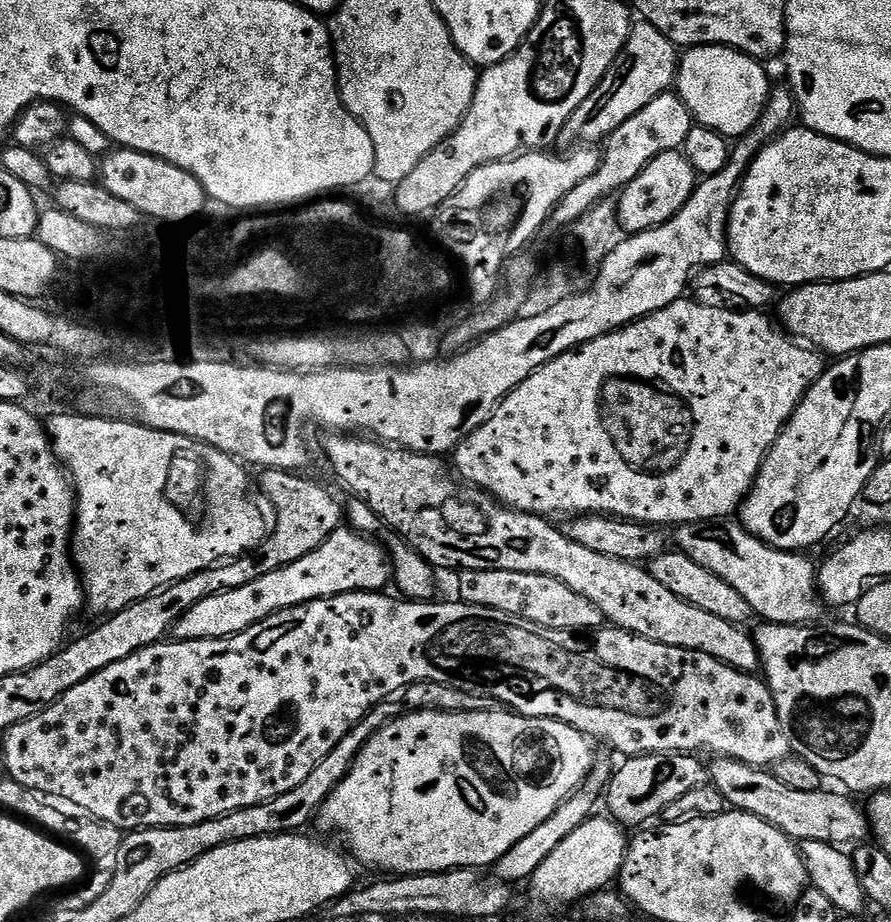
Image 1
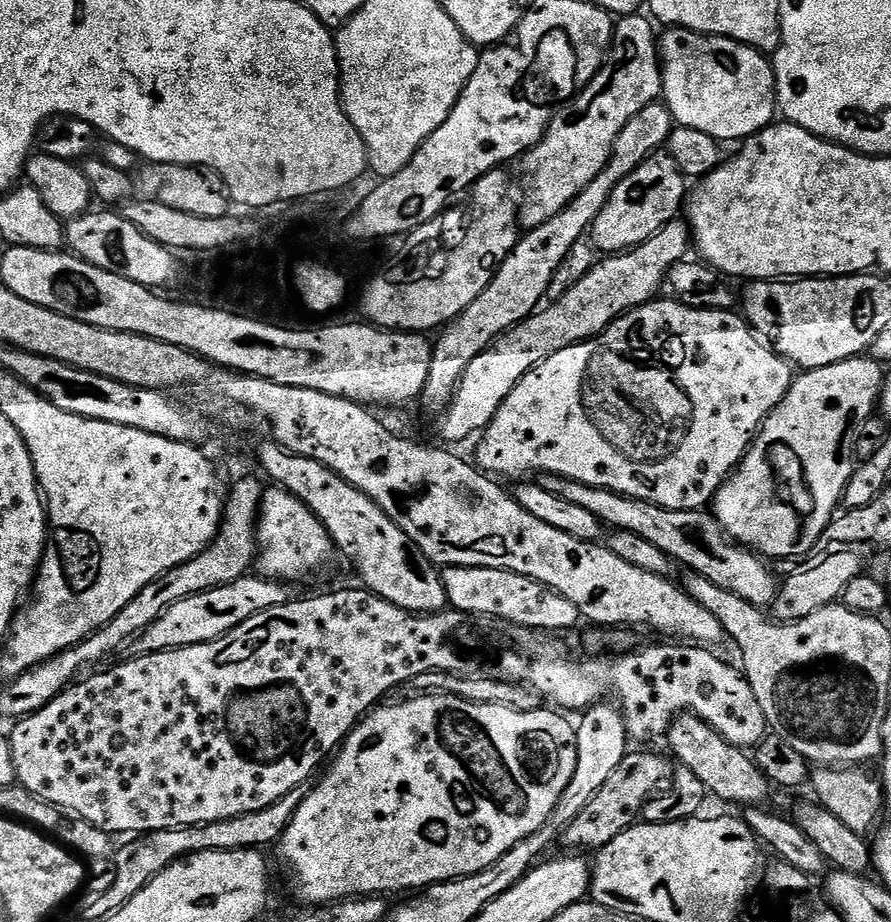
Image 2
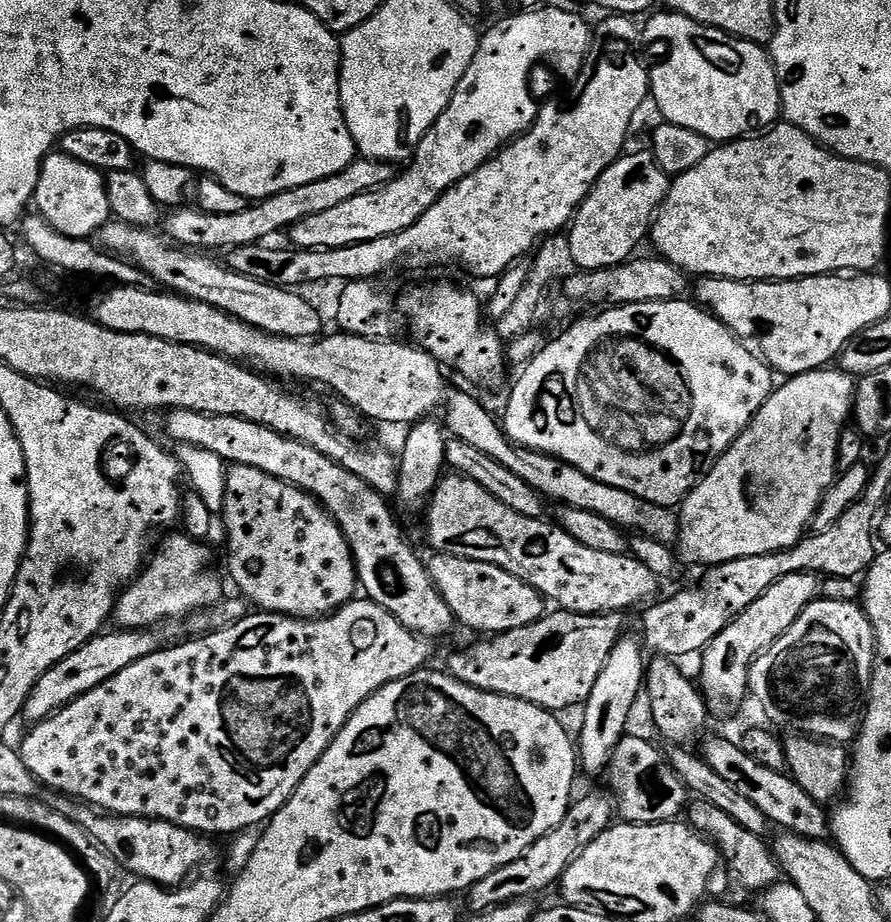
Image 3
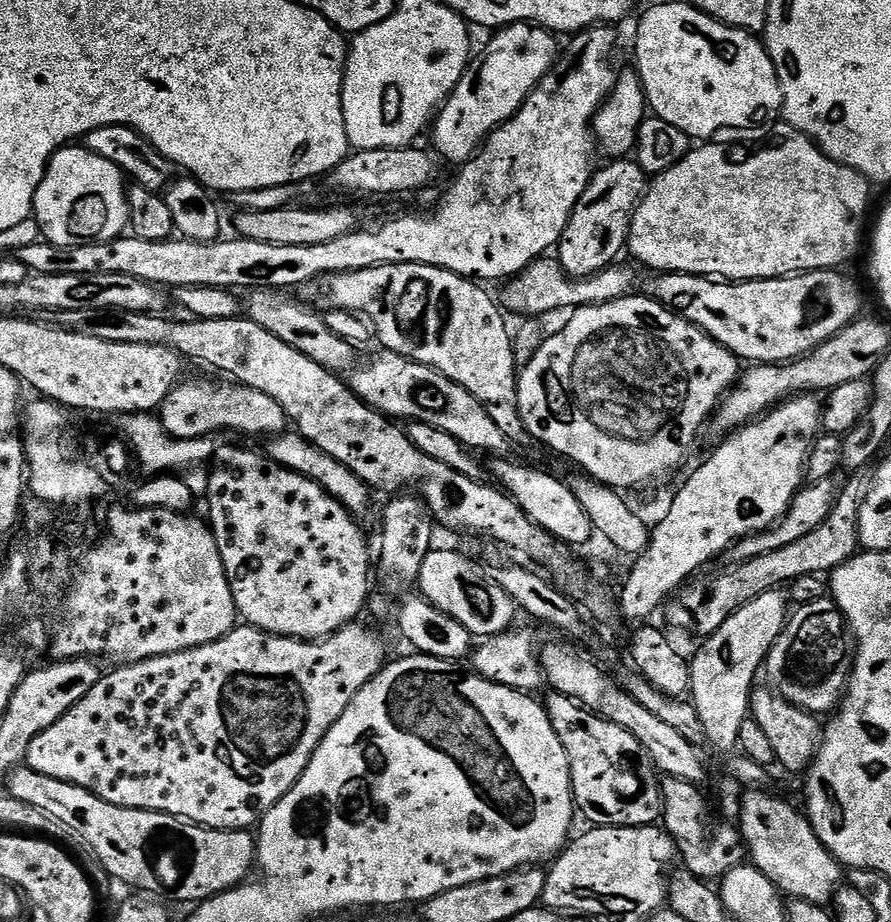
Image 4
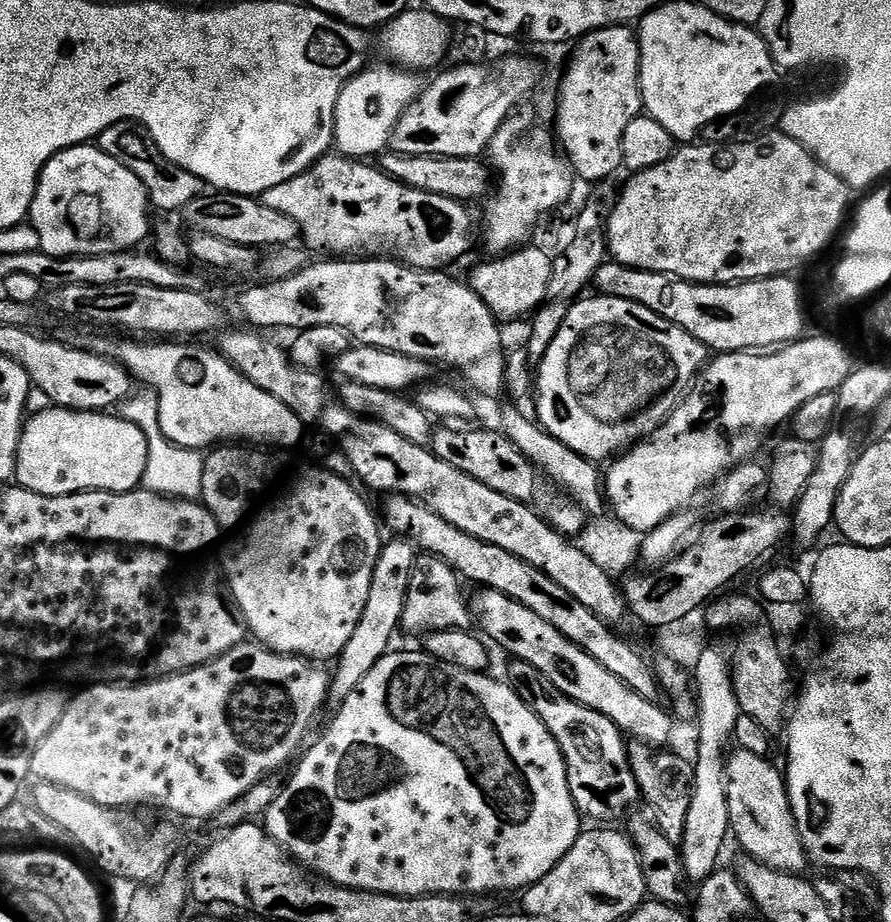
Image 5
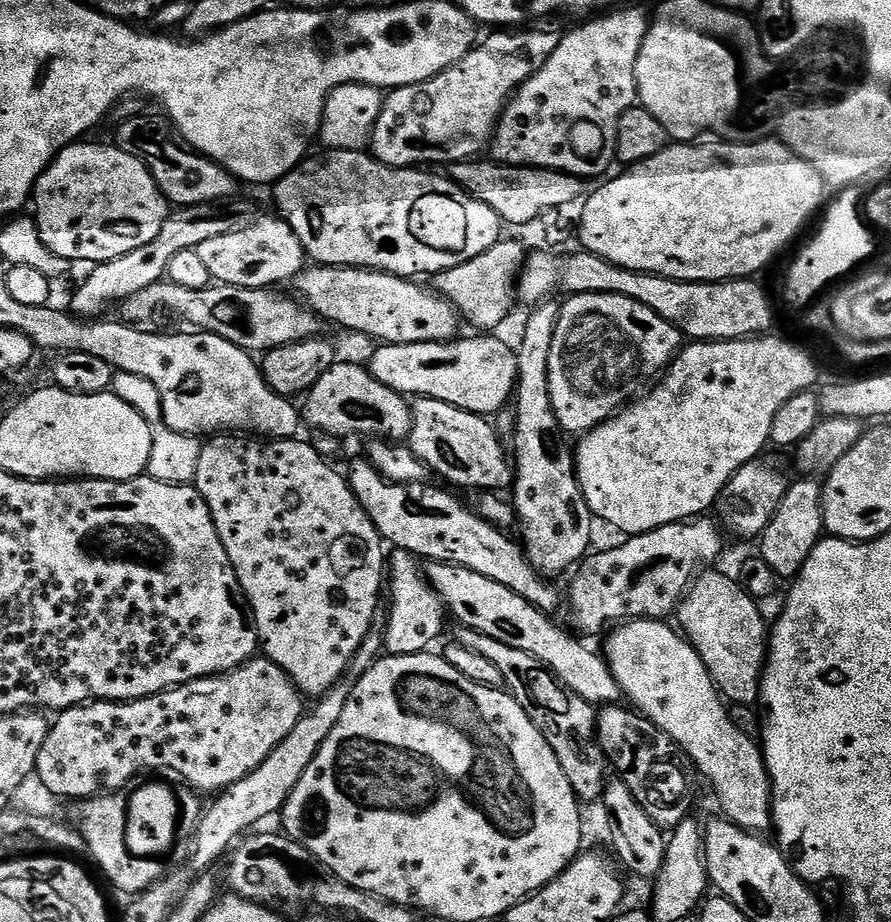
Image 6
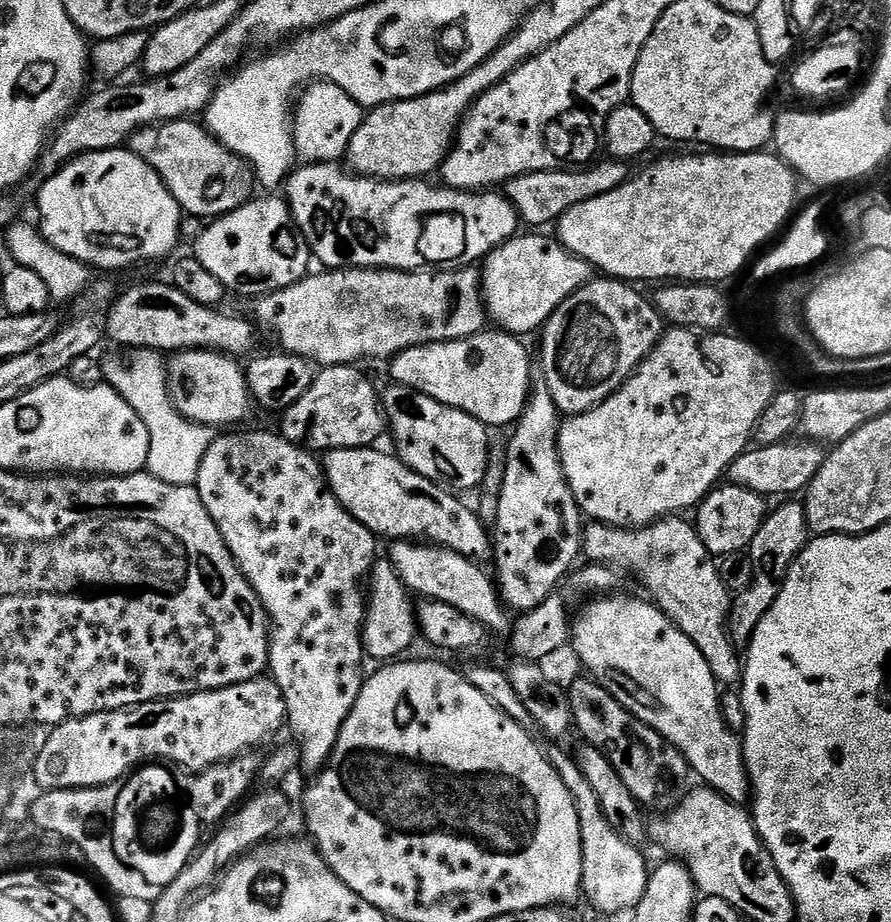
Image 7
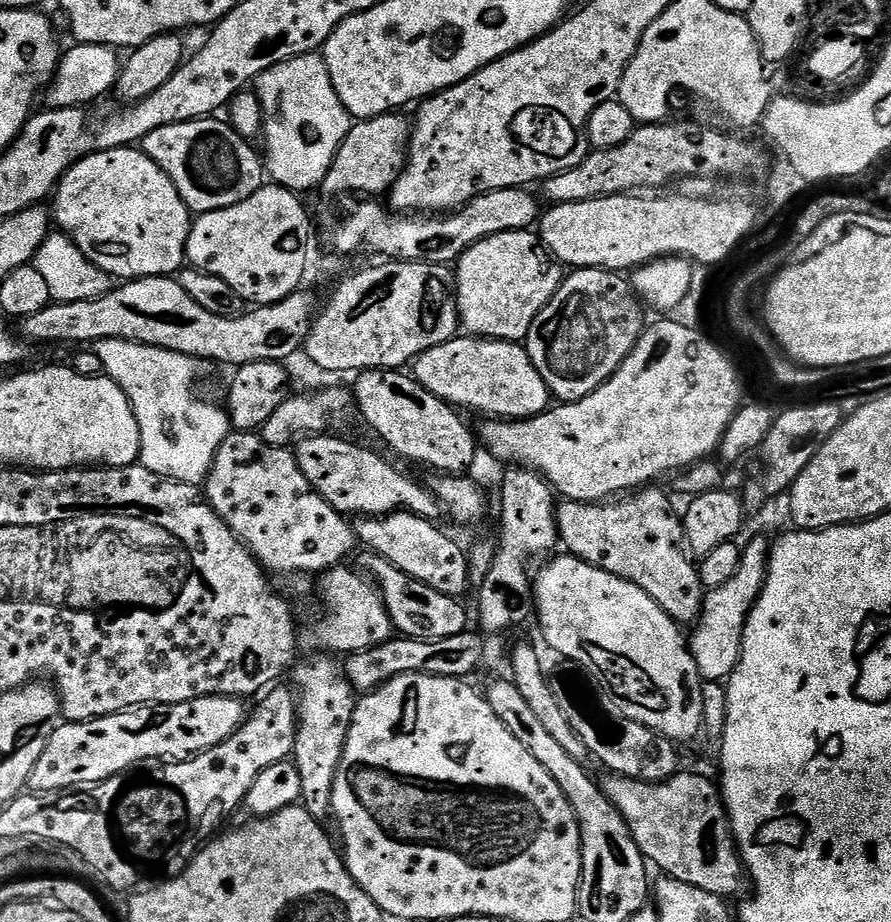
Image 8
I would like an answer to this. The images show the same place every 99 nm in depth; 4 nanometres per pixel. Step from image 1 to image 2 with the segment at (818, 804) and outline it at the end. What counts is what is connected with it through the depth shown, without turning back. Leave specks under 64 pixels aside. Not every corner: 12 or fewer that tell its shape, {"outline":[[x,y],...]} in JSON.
{"outline":[[681,714],[666,741],[728,804],[760,806],[770,785],[753,757]]}

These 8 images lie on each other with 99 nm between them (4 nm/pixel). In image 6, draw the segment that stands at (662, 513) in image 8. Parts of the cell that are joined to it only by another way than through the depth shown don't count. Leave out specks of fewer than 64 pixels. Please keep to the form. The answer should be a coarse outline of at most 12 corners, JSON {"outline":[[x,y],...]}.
{"outline":[[704,570],[678,628],[729,705],[755,705],[769,625],[739,579]]}

